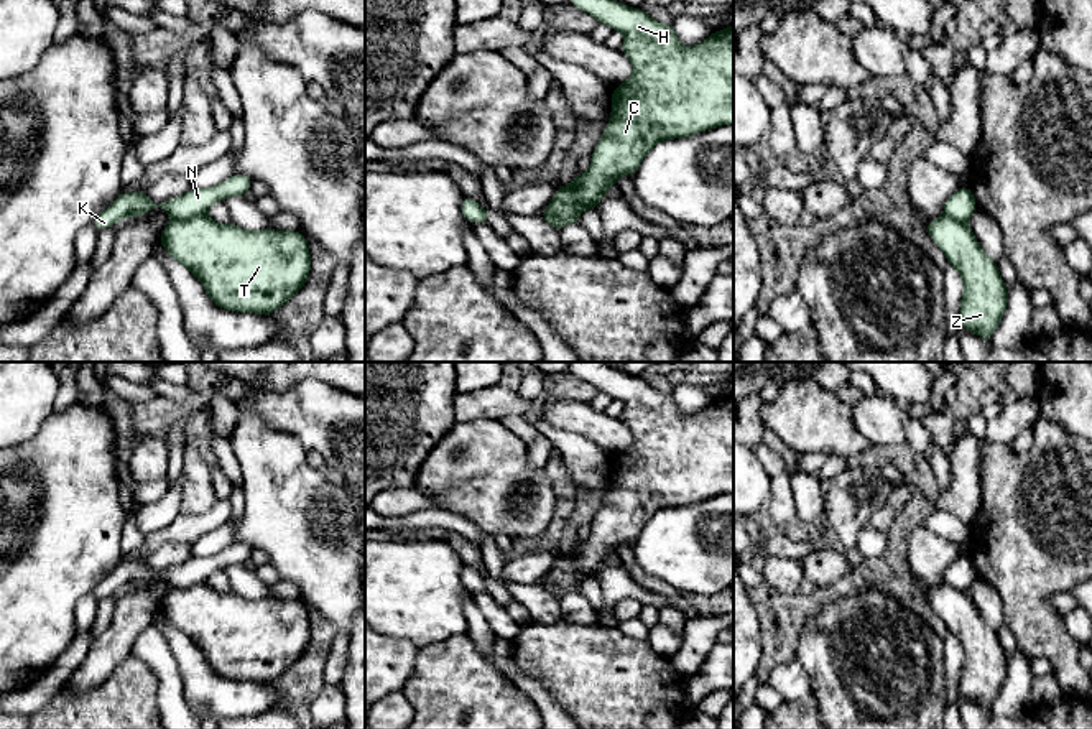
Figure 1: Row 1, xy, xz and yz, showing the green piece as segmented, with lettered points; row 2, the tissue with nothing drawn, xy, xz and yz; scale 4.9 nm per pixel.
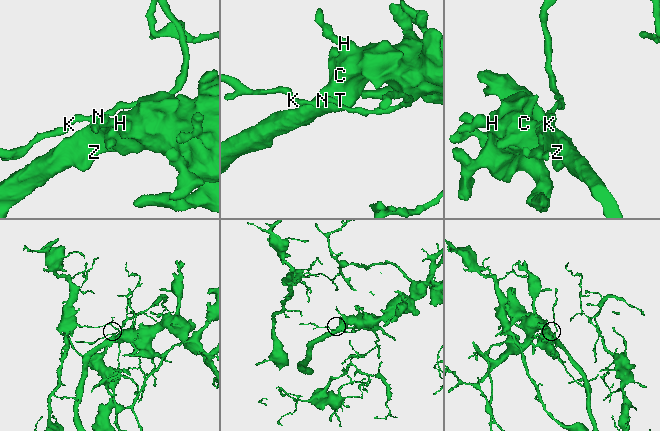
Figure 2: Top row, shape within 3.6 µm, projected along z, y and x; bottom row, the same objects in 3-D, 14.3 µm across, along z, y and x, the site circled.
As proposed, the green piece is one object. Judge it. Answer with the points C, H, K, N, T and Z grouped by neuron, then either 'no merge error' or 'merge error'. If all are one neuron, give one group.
C H K N T Z; no merge error

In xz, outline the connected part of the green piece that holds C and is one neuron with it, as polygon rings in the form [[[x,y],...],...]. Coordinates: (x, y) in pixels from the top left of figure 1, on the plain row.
[[[571,362],[571,374],[592,383],[625,405],[618,416],[633,433],[628,449],[612,457],[612,481],[602,505],[590,523],[590,536],[577,541],[569,555],[558,553],[544,576],[543,589],[562,597],[579,591],[585,578],[597,579],[610,555],[623,543],[635,545],[641,528],[661,510],[686,507],[733,492],[733,392],[712,400],[702,411],[687,416],[678,408],[674,392],[653,388],[648,380],[612,369],[605,362]]]

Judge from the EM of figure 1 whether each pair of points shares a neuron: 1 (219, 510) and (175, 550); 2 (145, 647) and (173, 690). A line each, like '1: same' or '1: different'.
1: different
2: same

